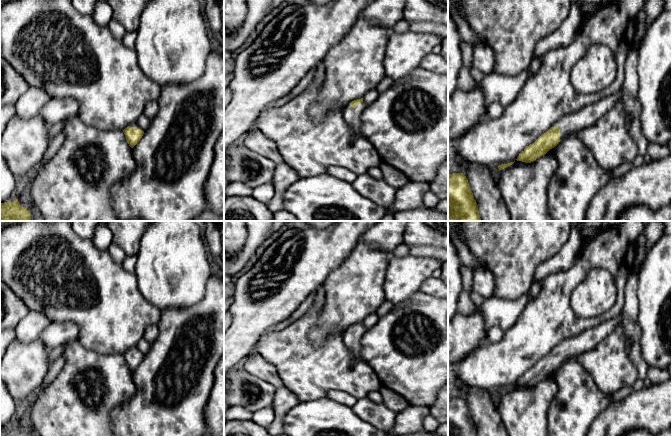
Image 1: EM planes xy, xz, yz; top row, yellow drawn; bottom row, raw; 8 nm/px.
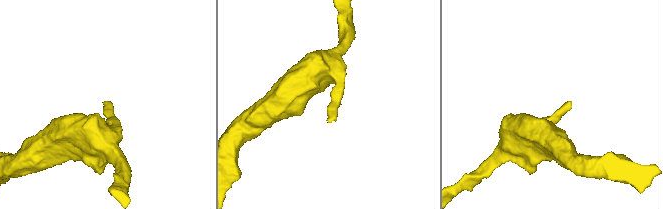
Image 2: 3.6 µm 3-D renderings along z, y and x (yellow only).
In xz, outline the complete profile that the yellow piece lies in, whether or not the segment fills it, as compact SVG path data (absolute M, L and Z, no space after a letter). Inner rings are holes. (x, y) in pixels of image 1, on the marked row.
M363 98L354 100L343 108L344 120L351 128L354 137L362 134L361 114L365 108Z

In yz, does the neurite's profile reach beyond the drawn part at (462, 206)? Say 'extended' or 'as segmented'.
as segmented

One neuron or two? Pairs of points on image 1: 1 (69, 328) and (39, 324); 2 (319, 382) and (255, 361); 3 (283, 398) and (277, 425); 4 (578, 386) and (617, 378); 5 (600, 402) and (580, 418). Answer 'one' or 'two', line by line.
1: two
2: two
3: one
4: two
5: one

